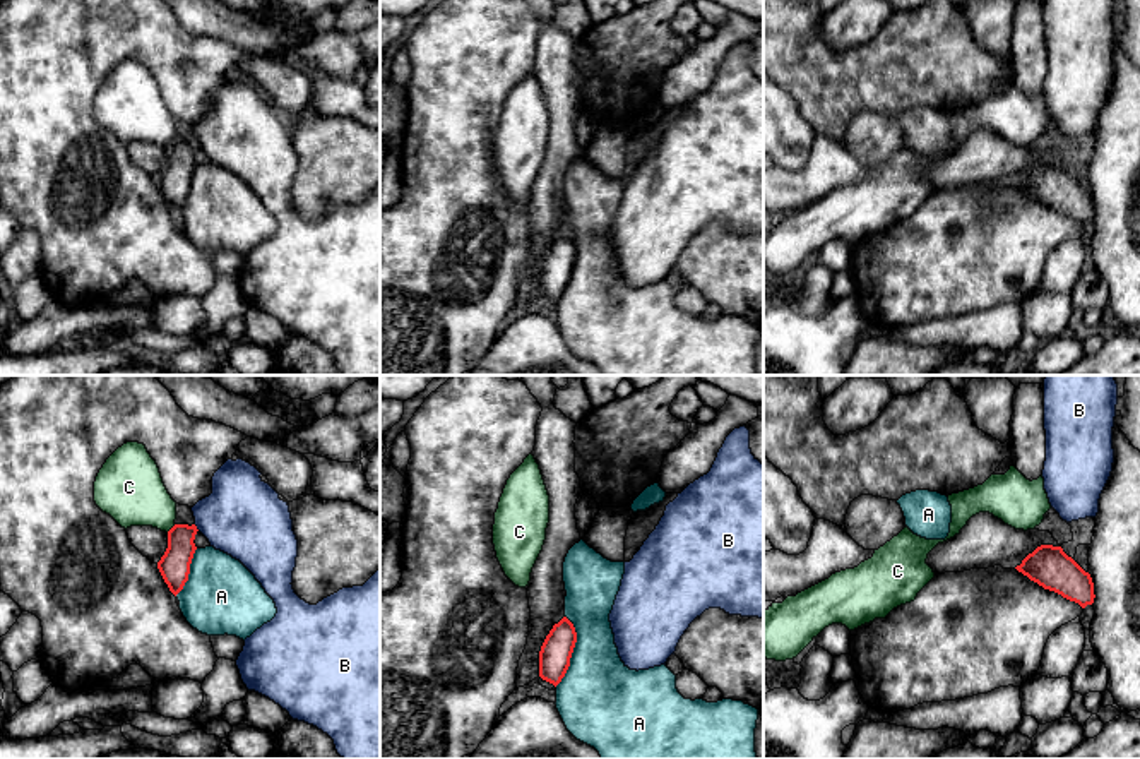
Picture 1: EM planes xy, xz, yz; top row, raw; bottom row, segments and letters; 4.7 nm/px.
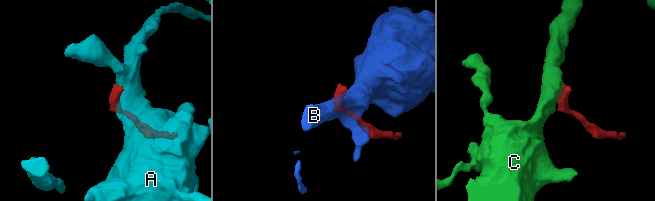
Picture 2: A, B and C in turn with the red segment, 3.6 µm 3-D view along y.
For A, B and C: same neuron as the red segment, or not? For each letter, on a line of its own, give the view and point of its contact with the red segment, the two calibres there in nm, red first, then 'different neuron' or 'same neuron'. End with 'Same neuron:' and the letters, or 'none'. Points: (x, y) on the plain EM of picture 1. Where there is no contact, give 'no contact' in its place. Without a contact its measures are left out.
A: meets red in xz at (572, 268); 150 nm thick on the red side, 380 nm on the other; different neuron
B: meets red in xy at (195, 144); 140 nm thick on the red side, 380 nm on the other; different neuron
C: meets red in xy at (172, 144); 140 nm thick on the red side, 300 nm on the other; different neuron
Same neuron: none

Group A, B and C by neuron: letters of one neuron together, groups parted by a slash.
A / B / C

